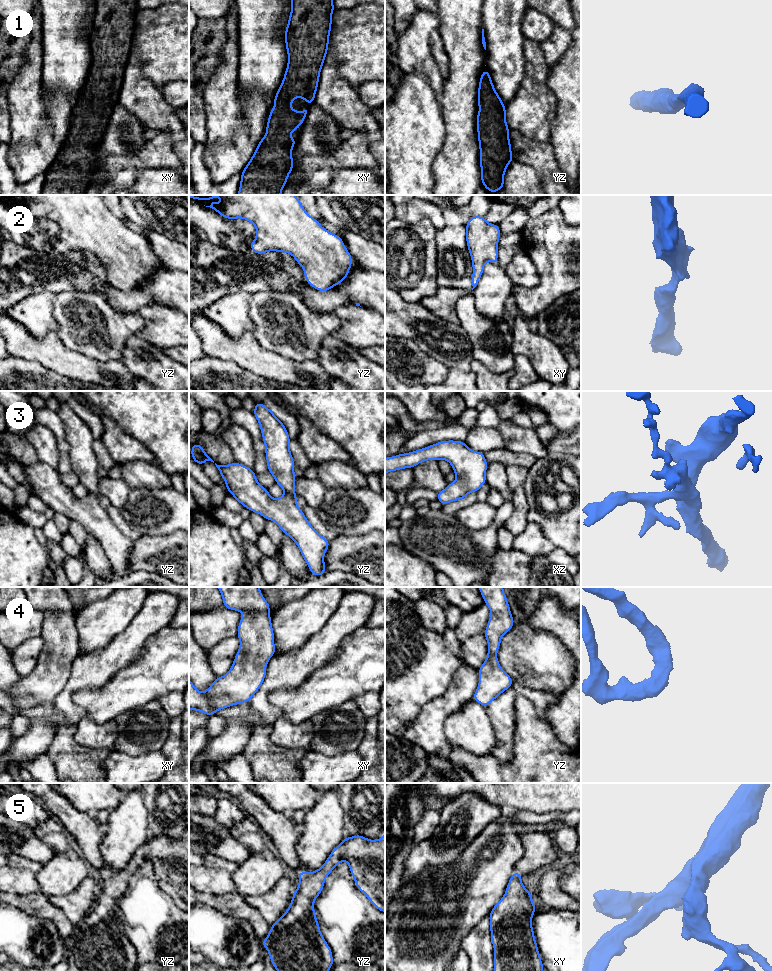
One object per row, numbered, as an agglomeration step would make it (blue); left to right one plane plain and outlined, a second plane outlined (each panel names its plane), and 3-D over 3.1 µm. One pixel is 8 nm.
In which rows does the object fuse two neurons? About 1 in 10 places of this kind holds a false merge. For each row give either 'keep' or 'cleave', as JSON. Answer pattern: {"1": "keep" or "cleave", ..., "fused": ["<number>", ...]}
{"1": "keep", "2": "keep", "3": "keep", "4": "keep", "5": "keep", "fused": []}

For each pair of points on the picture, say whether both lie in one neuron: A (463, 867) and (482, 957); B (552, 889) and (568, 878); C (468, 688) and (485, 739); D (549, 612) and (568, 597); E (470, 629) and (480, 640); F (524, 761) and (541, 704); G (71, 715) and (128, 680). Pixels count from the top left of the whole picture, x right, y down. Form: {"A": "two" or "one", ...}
{"A": "two", "B": "two", "C": "two", "D": "two", "E": "two", "F": "two", "G": "two"}

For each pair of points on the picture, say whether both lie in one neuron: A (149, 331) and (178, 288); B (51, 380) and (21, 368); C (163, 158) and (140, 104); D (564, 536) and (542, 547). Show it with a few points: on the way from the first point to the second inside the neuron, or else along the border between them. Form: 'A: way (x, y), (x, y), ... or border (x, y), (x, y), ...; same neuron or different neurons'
A: border (165, 306), (178, 311); different neurons
B: way (44, 380), (36, 380), (28, 375); same neuron
C: border (160, 132), (170, 135), (172, 147), (175, 151); different neurons
D: border (536, 524), (555, 547); different neurons

